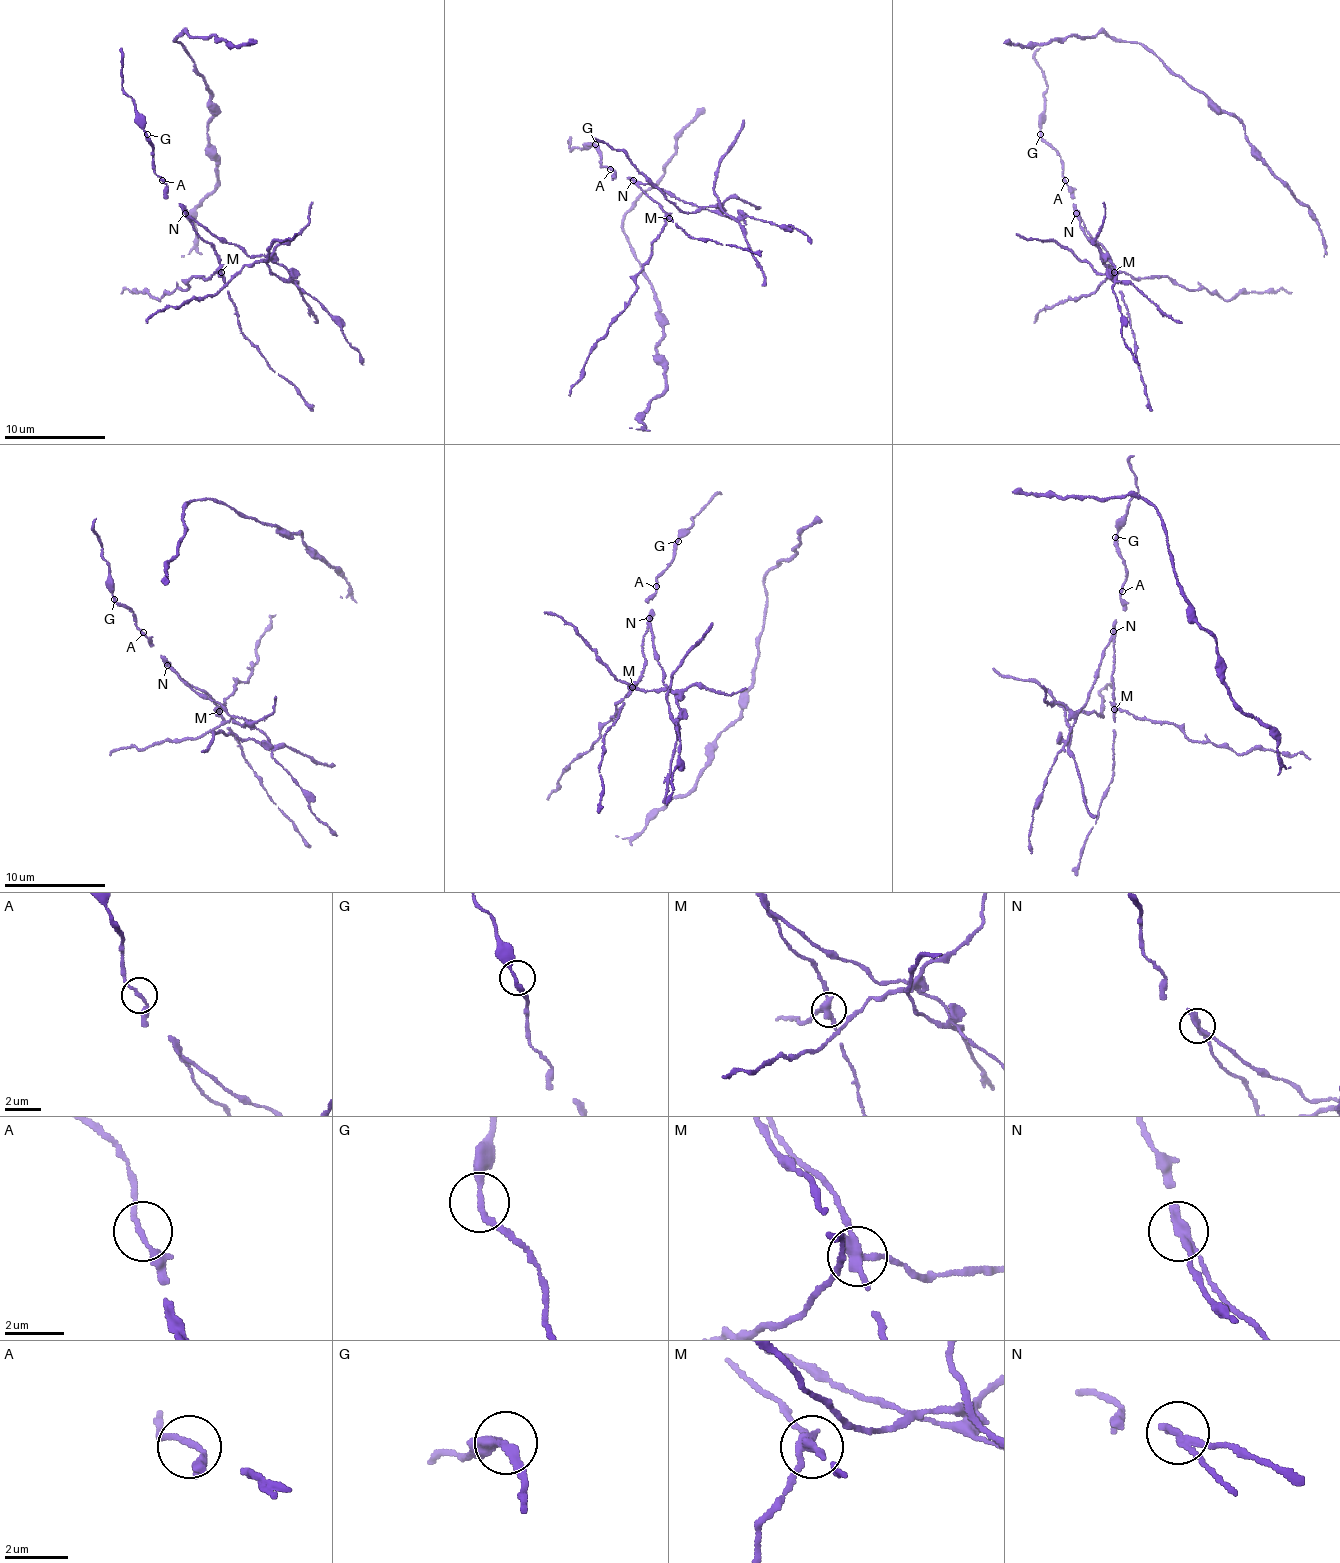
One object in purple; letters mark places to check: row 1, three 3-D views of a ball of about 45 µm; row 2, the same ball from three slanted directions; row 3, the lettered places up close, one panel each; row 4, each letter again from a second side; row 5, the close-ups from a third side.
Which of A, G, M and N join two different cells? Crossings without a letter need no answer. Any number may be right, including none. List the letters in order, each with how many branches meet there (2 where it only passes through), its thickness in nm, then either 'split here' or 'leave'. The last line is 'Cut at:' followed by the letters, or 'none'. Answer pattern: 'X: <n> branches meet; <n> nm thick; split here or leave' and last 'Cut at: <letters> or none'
A: 2 branches meet; 160 nm thick; leave
G: 2 branches meet; 220 nm thick; leave
M: 2 branches meet; 360 nm thick; split here
N: 2 branches meet; 260 nm thick; split here
Cut at: M, N

